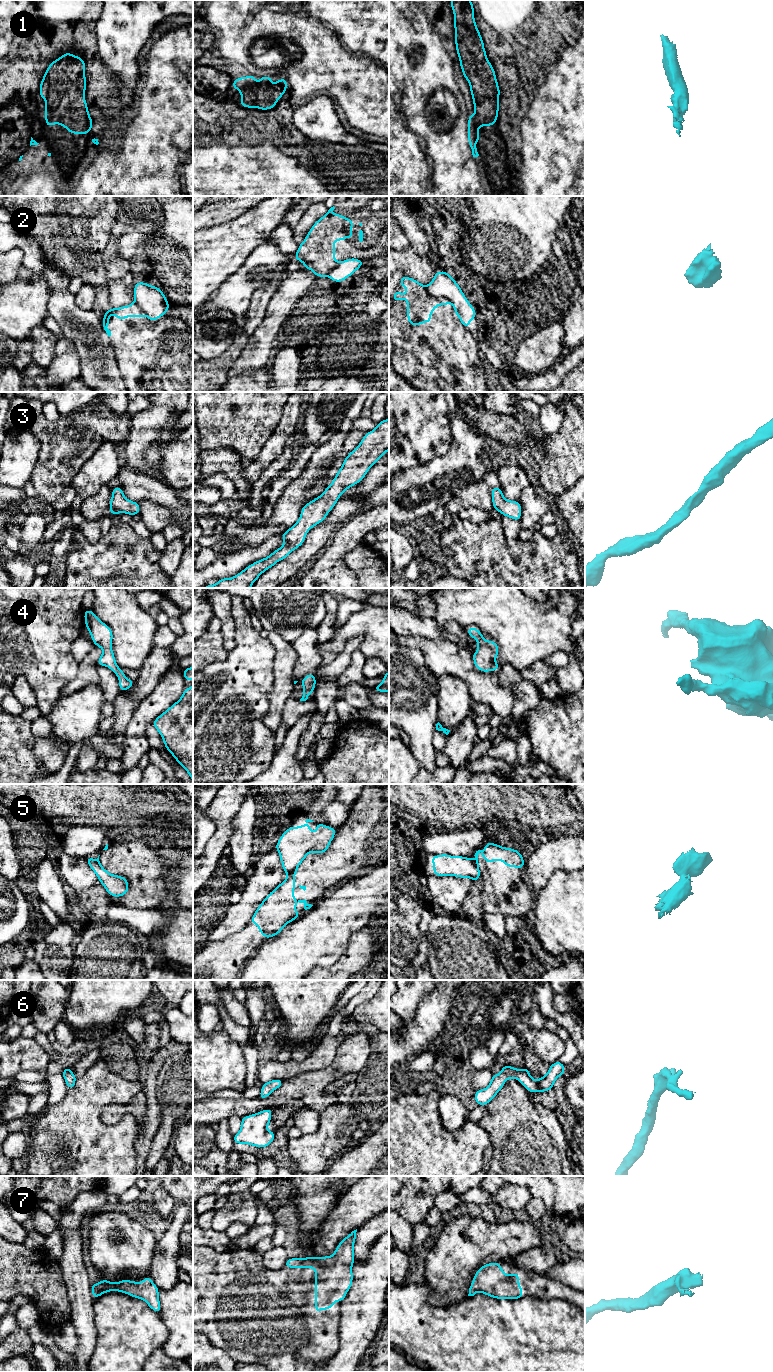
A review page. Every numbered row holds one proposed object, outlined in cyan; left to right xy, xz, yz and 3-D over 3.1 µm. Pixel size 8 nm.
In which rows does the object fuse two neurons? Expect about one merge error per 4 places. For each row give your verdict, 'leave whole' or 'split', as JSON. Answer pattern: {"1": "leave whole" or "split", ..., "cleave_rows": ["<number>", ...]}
{"1": "leave whole", "2": "split", "3": "leave whole", "4": "leave whole", "5": "split", "6": "leave whole", "7": "leave whole", "cleave_rows": ["2", "5"]}

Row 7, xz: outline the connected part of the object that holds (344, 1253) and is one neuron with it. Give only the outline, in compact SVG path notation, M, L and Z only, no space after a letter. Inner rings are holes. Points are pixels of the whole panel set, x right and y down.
M357 1229L347 1235L336 1247L331 1256L306 1258L288 1258L286 1268L314 1268L315 1269L315 1313L320 1310L329 1310L336 1301L342 1301L352 1286L353 1272L352 1266L355 1262L354 1243Z

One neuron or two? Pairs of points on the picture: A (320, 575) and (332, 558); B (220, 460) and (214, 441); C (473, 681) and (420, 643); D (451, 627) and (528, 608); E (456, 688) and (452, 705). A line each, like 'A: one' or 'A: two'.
A: one
B: two
C: one
D: two
E: one

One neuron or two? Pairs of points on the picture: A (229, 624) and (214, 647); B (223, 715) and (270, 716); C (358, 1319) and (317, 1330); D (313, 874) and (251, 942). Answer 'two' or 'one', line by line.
A: two
B: two
C: two
D: one

